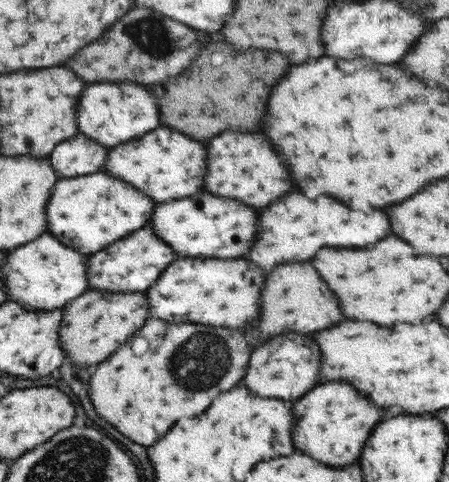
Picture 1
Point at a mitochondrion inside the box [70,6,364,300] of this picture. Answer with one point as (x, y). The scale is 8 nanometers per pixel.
(150, 35)

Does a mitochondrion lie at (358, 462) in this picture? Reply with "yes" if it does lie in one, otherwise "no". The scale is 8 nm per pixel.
no

